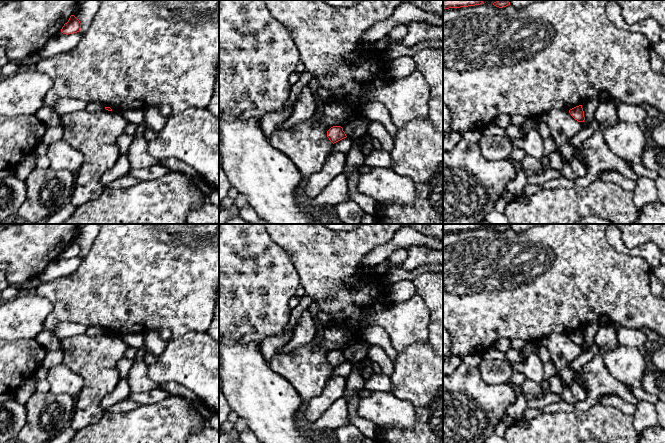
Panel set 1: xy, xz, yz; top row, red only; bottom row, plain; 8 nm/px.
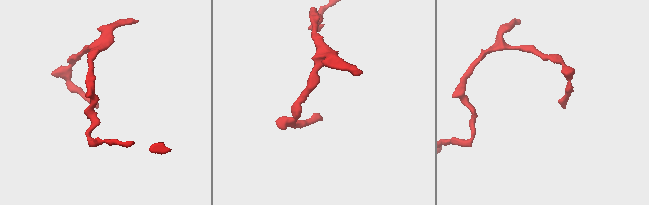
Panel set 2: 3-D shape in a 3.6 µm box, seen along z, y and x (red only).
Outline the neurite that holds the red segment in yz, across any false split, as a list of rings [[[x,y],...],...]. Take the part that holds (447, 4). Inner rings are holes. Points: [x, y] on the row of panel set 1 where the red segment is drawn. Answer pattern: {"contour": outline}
{"contour": [[[443,0],[443,9],[475,6],[484,3],[482,0]]]}

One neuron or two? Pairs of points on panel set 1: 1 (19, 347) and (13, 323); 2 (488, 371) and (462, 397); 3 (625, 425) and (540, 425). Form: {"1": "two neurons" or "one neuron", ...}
{"1": "two neurons", "2": "two neurons", "3": "one neuron"}

